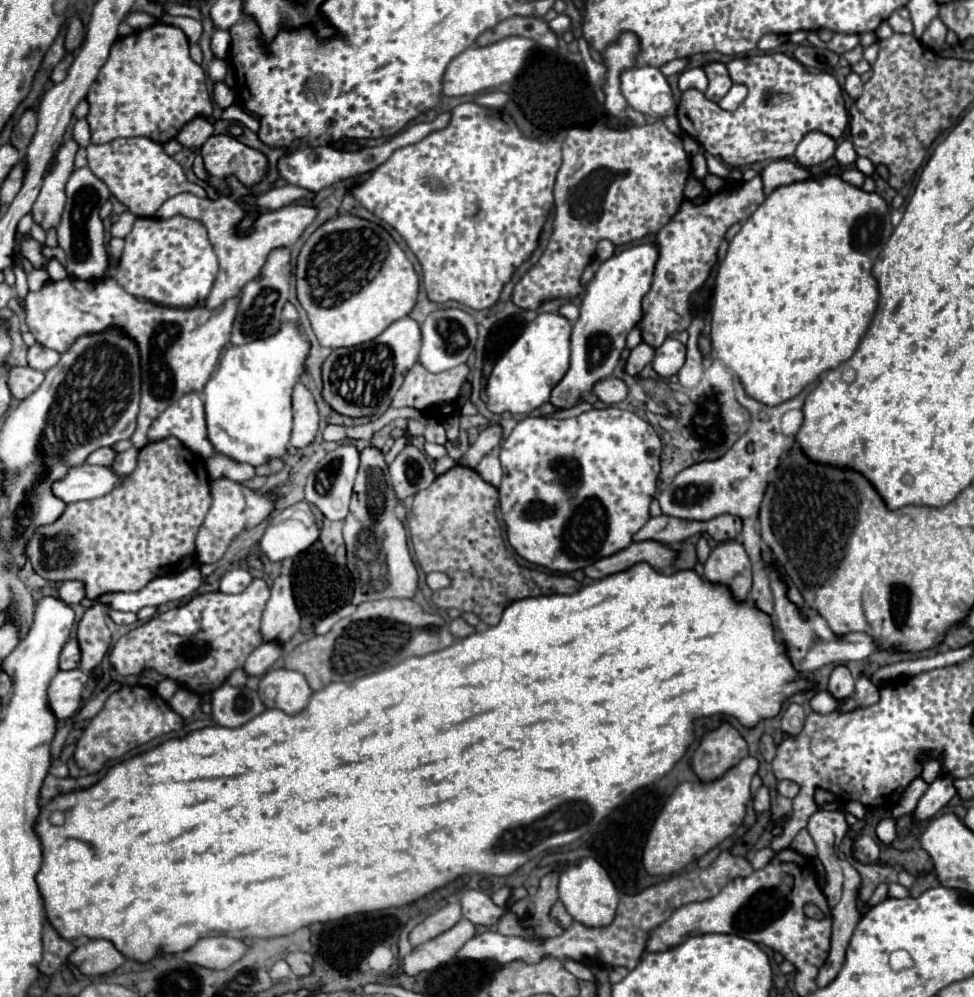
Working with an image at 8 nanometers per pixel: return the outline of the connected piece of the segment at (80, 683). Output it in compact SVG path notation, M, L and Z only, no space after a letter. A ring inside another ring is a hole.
M79 668L59 670L49 684L49 706L57 720L71 718L81 706L81 690L87 682L87 674Z

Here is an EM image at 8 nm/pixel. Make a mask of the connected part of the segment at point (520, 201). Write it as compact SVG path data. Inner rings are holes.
M463 102L459 106L455 106L453 110L453 118L449 122L447 128L443 130L437 130L437 132L431 132L429 136L425 136L423 140L419 140L417 144L411 144L411 146L405 146L405 148L399 148L391 154L391 158L387 162L383 162L367 182L363 182L361 186L355 186L353 188L353 196L369 210L373 212L379 220L387 222L389 226L393 226L399 236L407 242L407 246L413 250L413 254L417 256L419 264L421 264L421 270L423 270L423 286L425 286L425 292L427 292L427 298L431 302L449 302L449 300L455 300L455 302L461 302L469 308L475 308L475 310L485 310L485 308L491 308L503 286L511 280L511 274L515 272L515 268L525 262L531 252L537 248L537 240L539 240L539 232L545 224L545 218L549 214L549 210L553 208L553 184L555 184L555 174L561 166L561 140L565 136L565 130L559 132L557 138L549 140L549 142L539 142L539 140L531 140L531 138L525 138L519 128L515 126L513 118L505 112L505 110L489 110L489 108L483 108L479 104L473 104L473 102Z

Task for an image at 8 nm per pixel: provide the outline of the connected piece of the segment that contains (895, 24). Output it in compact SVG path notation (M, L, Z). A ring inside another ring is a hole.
M907 8L895 10L887 18L887 24L893 28L893 32L901 32L901 34L911 34L913 32L913 24L911 24L911 16L909 16Z

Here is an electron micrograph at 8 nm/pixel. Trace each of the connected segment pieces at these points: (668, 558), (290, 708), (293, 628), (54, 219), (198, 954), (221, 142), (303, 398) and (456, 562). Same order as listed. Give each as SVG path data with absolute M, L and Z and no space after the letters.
M631 542L625 550L619 550L617 554L611 554L609 558L601 558L601 560L593 562L583 572L585 572L585 576L599 580L609 574L627 570L633 564L637 564L639 560L645 560L647 564L651 564L657 570L663 570L665 566L669 566L675 560L675 556L677 554L661 542Z
M269 670L259 680L259 696L267 708L279 708L287 714L299 714L313 690L305 676L295 670Z
M279 576L271 586L271 598L263 610L263 642L277 642L283 646L298 631L300 624L301 615L293 600L291 578Z
M67 140L55 152L55 158L45 172L41 192L33 204L33 220L41 224L45 230L55 228L61 220L61 212L65 206L65 182L73 172L73 160L79 144L75 140Z
M229 936L201 938L193 948L179 954L185 962L193 962L211 970L225 970L245 954L247 946Z
M229 134L211 136L201 148L201 156L211 174L209 184L221 194L229 192L225 186L225 176L229 174L235 174L243 184L251 186L267 172L267 158Z
M299 382L293 390L293 432L291 444L295 448L305 448L313 442L319 430L319 412L311 392Z
M453 466L437 476L429 488L415 494L409 518L409 532L421 568L425 572L439 570L451 578L449 588L433 592L435 606L473 612L489 626L499 622L505 606L529 598L529 590L531 596L573 594L579 590L579 582L567 574L529 570L517 564L503 542L495 516L497 500L497 488L485 482L473 468Z

